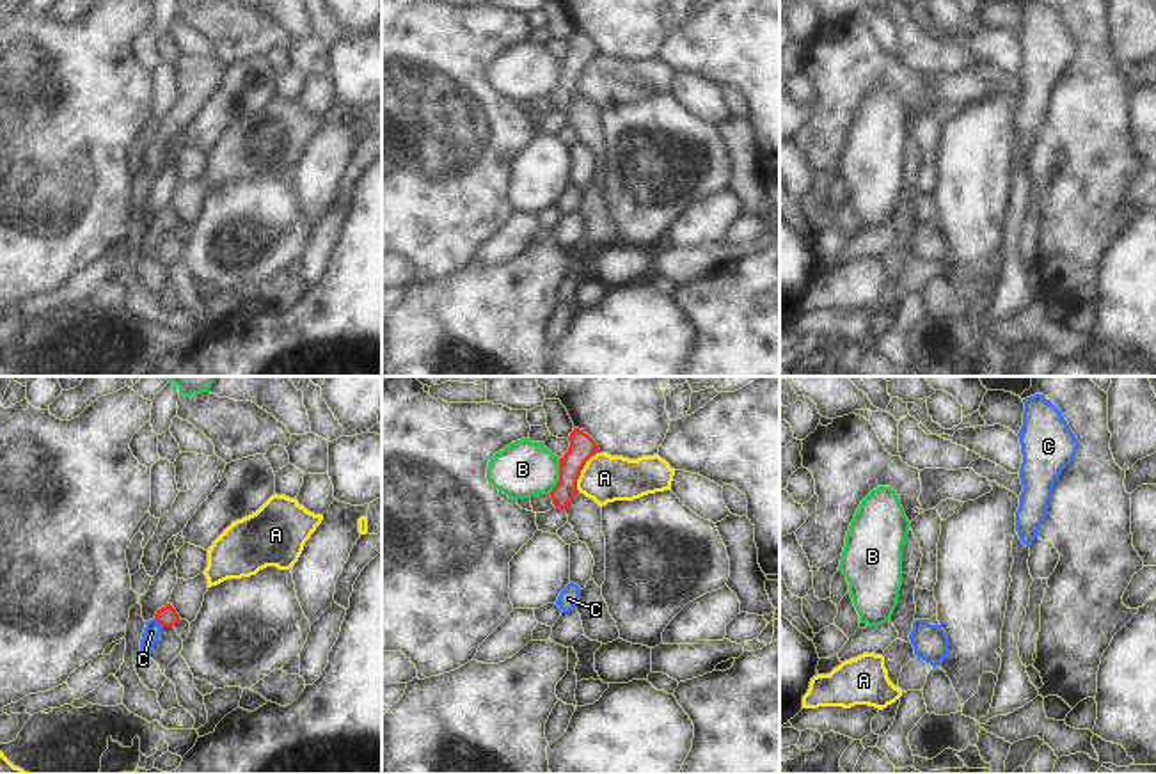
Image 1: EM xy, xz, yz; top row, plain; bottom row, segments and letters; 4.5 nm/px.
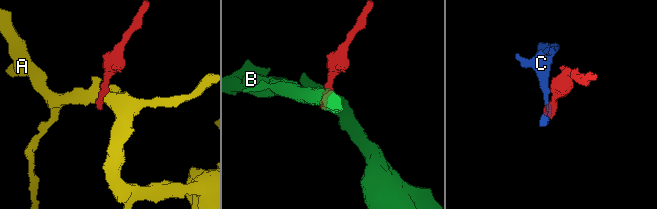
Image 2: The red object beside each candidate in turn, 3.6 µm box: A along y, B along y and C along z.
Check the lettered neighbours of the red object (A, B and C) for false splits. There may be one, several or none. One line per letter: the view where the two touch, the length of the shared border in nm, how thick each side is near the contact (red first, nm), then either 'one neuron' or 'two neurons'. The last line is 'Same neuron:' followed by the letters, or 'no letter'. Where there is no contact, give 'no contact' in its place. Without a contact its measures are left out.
A: xz | 200 nm | 110/220 nm | two neurons
B: xz | 180 nm | 110/260 nm | two neurons
C: xy | 70 nm | 90/80 nm | one neuron
Same neuron: C

